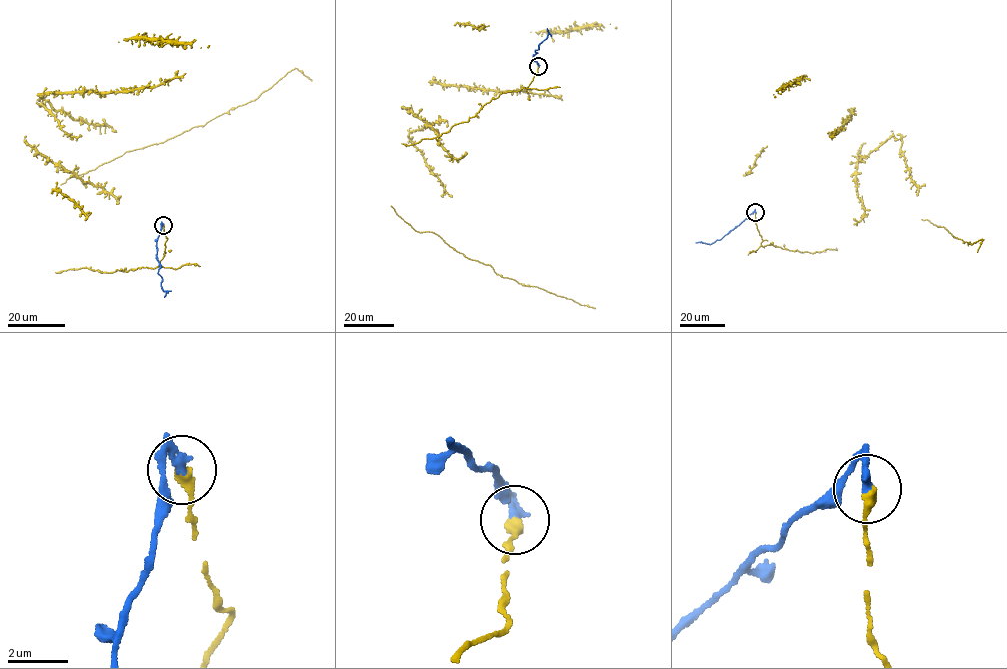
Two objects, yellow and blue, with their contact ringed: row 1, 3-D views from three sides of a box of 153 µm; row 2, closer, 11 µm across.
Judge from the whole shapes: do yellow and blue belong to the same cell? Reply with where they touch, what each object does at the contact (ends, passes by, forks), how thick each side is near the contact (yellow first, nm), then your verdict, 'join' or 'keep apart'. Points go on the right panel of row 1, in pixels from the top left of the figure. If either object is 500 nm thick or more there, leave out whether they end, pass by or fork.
at (755, 212); yellow ends there; blue passes by; 360 nm thick on the yellow side, 200 nm on the other; keep apart

